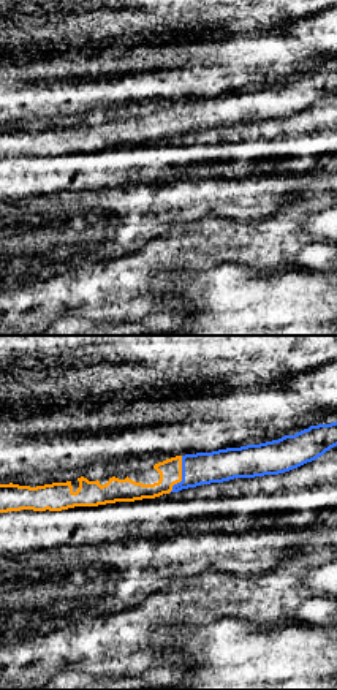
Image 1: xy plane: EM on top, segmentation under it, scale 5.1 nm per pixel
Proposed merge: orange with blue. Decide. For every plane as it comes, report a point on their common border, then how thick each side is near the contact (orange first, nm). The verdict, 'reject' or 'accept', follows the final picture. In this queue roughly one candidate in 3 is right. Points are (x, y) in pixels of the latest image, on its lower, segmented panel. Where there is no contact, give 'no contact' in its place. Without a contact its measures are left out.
(181, 475) | 120/160 nm

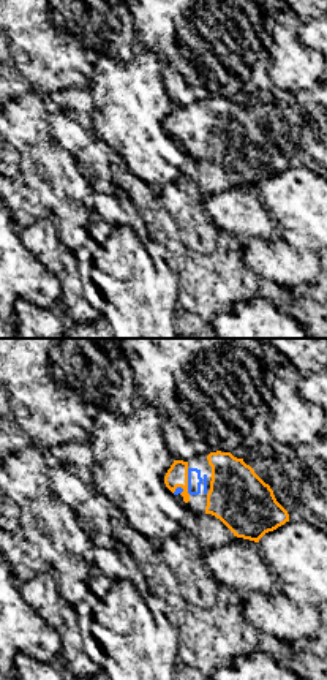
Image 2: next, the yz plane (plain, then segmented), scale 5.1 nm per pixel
(187, 481) | 110/70 nm

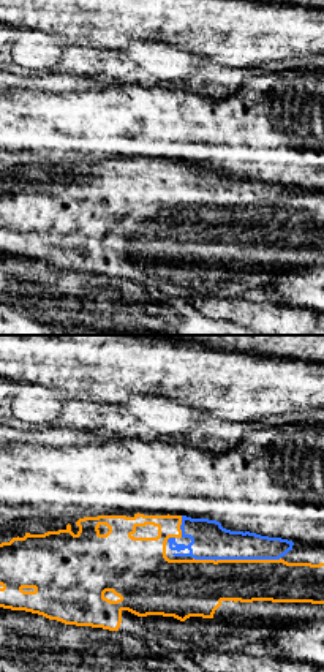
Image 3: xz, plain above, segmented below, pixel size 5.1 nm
(237, 560) | 280/190 nm

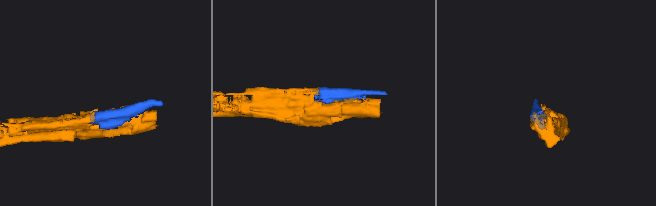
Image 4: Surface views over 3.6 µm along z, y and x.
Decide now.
accept

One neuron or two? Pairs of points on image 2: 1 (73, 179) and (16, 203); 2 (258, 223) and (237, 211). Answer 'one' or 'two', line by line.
1: one
2: one

